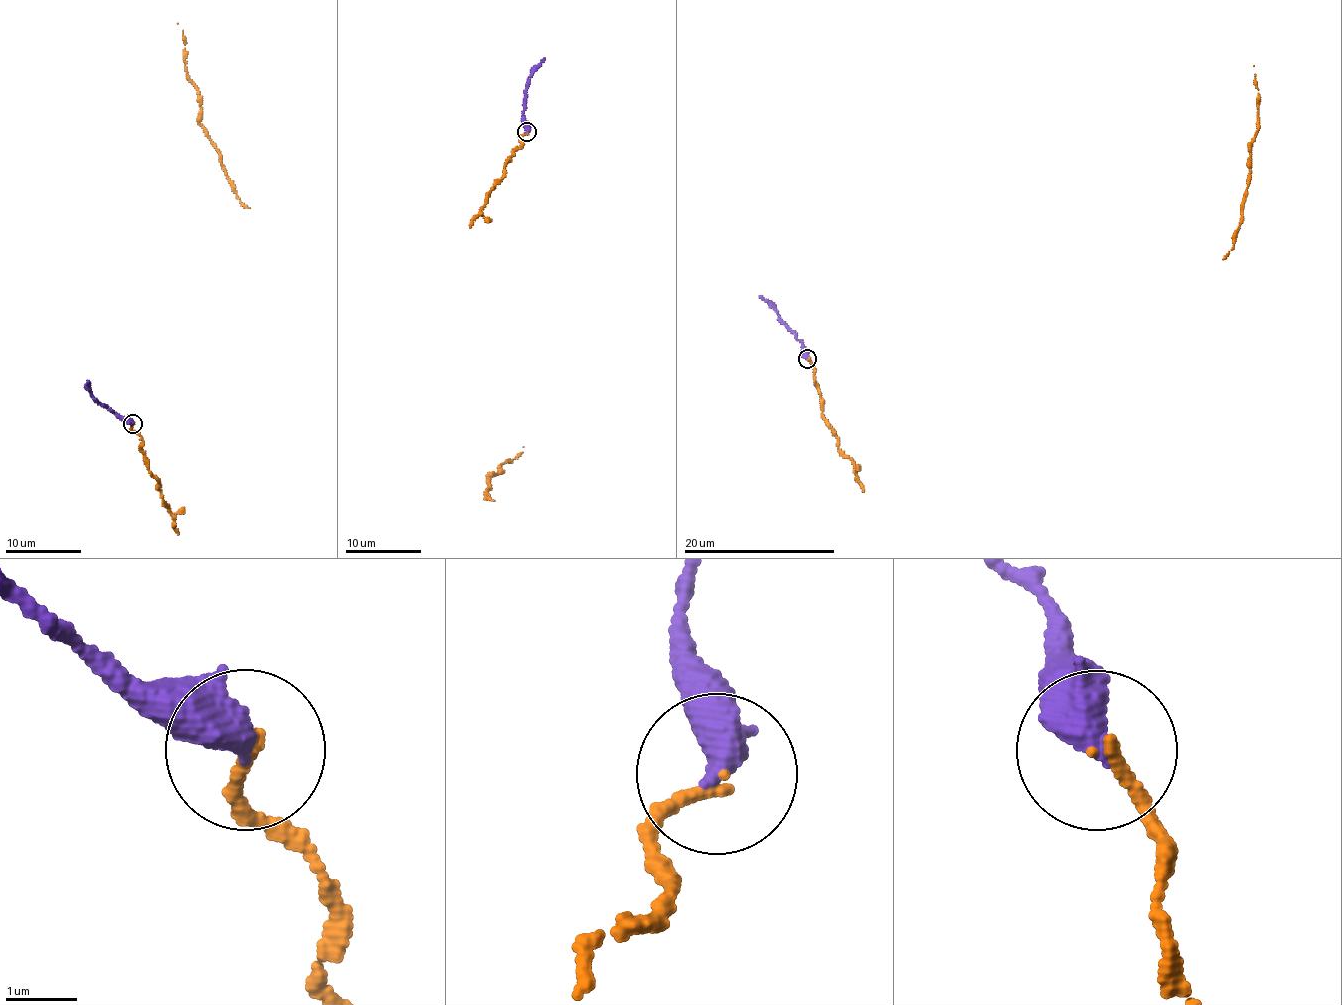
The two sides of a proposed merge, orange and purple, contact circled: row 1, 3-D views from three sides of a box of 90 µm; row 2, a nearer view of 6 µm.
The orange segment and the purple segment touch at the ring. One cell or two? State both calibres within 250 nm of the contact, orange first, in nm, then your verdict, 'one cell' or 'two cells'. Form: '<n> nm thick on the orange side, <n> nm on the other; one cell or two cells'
140 nm thick on the orange side, 500 nm on the other; one cell

